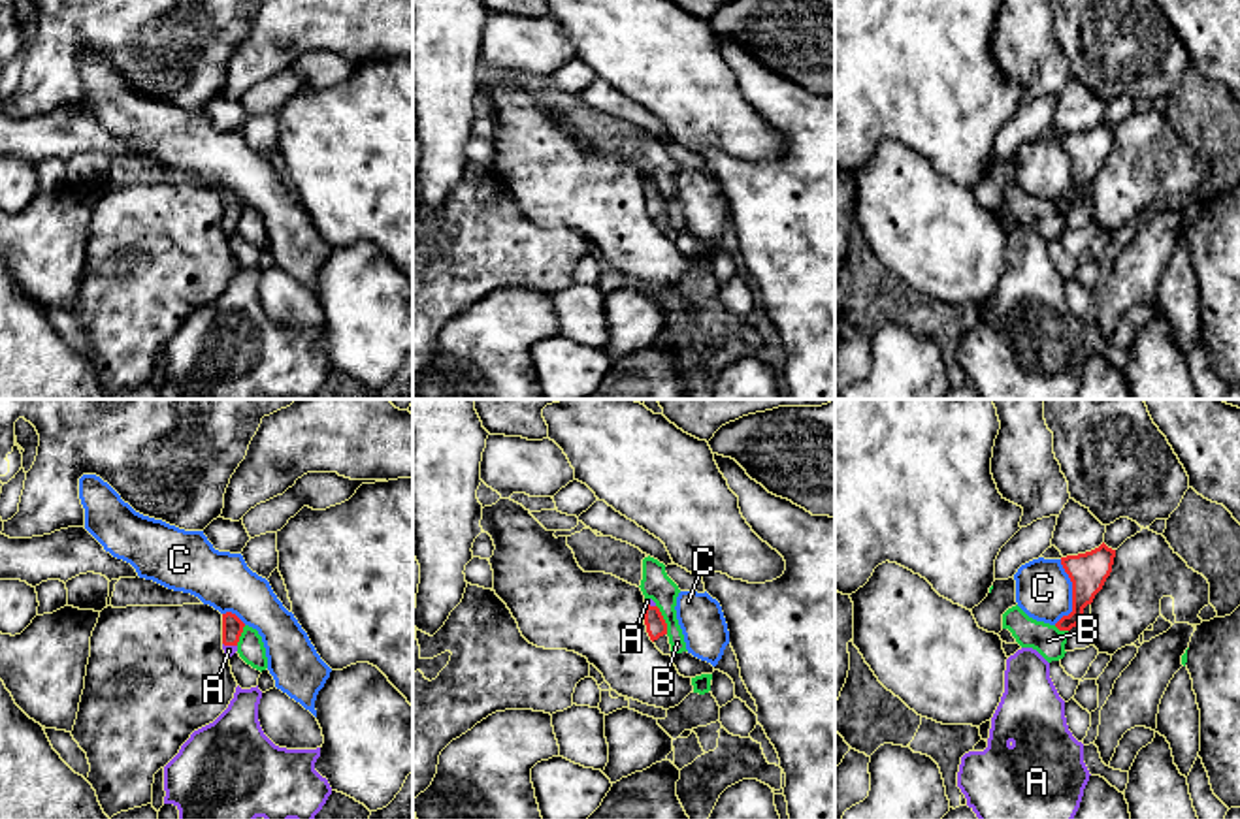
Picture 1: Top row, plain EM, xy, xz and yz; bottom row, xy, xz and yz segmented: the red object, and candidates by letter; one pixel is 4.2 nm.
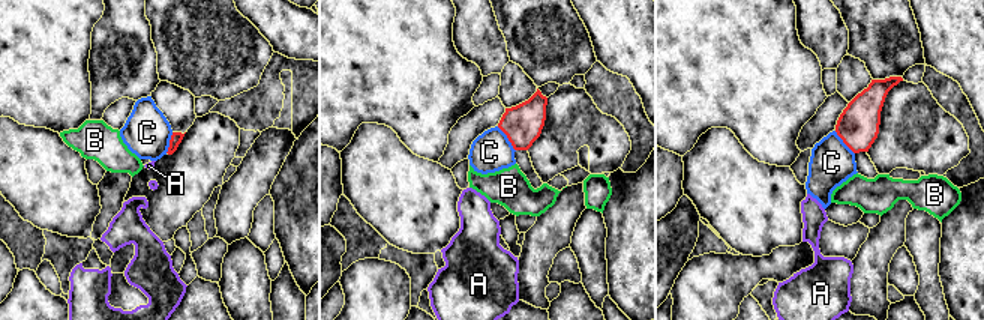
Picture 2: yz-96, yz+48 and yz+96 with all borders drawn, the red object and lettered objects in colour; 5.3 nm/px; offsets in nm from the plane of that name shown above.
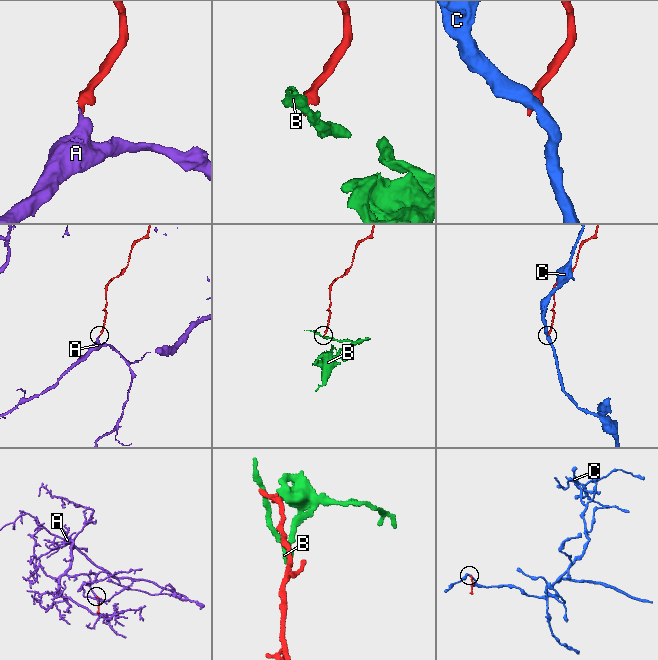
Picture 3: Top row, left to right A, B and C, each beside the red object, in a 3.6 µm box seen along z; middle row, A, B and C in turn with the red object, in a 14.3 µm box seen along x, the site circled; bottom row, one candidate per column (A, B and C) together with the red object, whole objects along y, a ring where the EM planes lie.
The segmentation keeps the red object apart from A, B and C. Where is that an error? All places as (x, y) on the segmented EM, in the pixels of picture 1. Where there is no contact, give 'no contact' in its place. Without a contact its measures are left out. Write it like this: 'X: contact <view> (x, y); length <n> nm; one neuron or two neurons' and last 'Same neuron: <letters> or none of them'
A: contact xy (230, 644); length 70 nm; one neuron
B: contact xz (664, 620); length 140 nm; two neurons
C: contact yz (1073, 594); length 280 nm; two neurons
Same neuron: A

